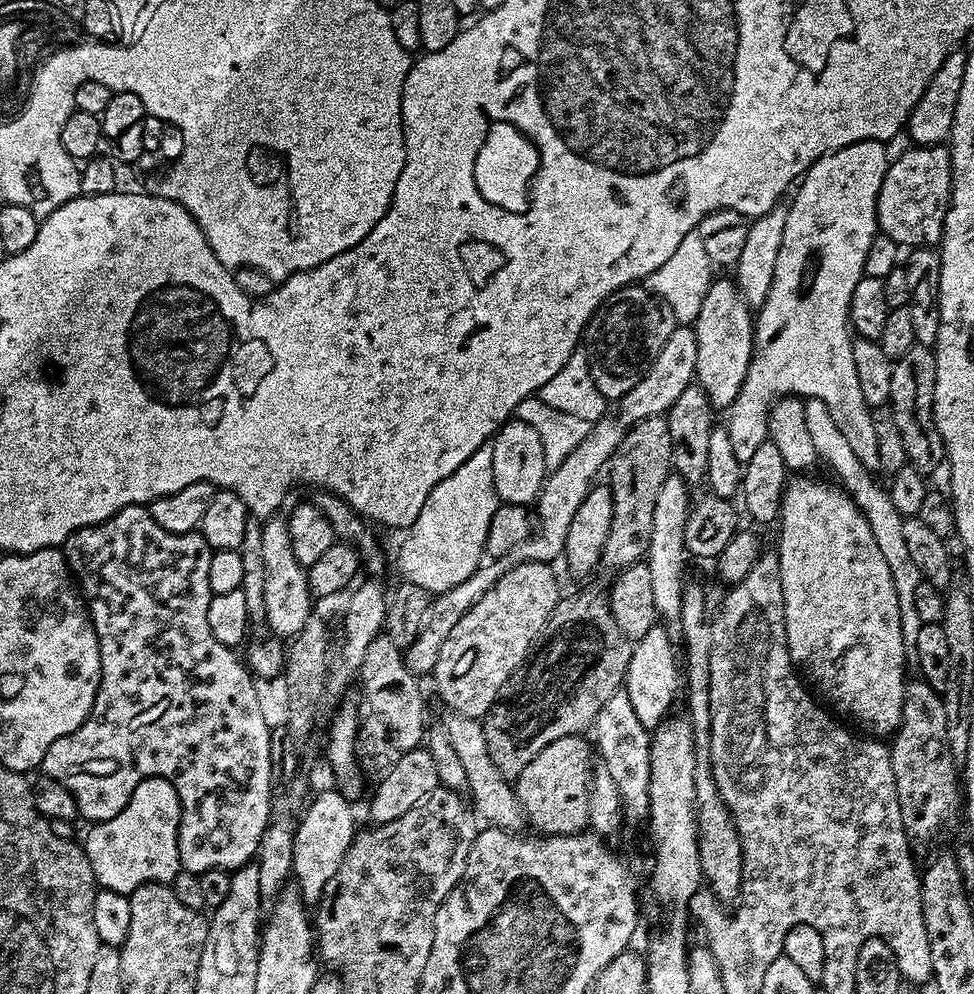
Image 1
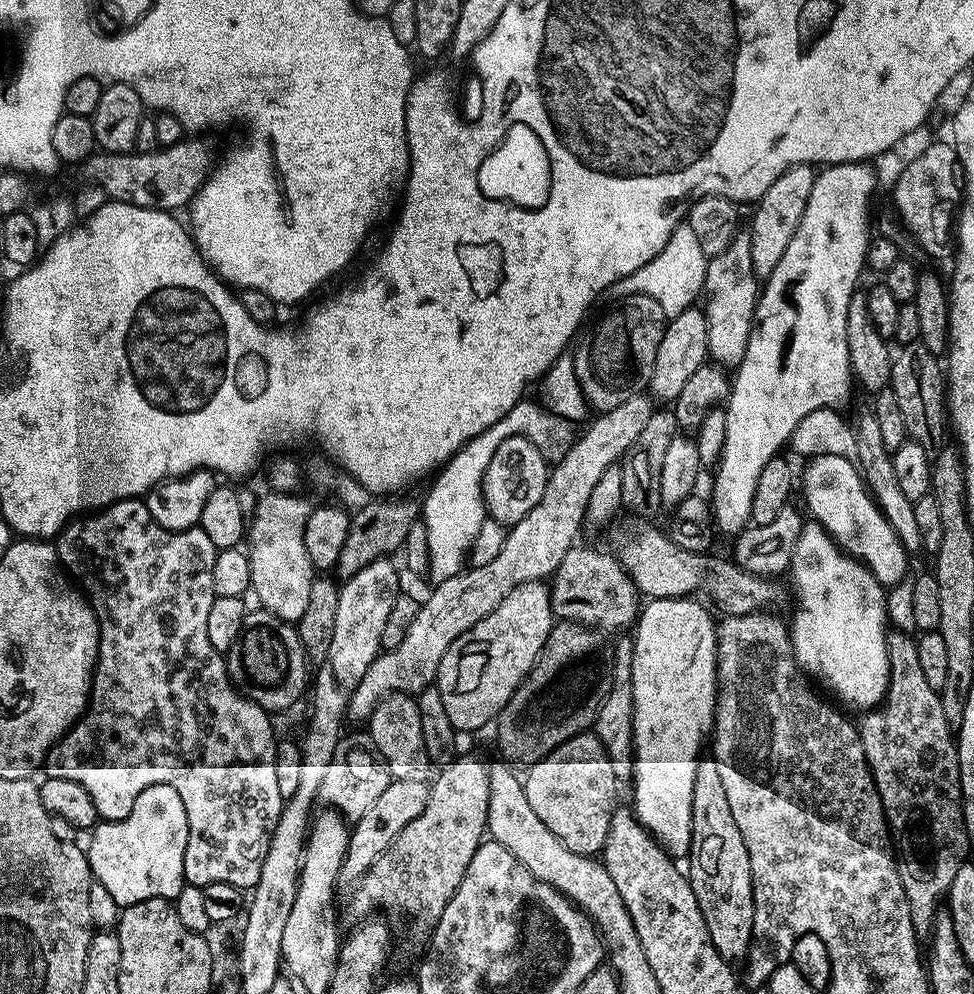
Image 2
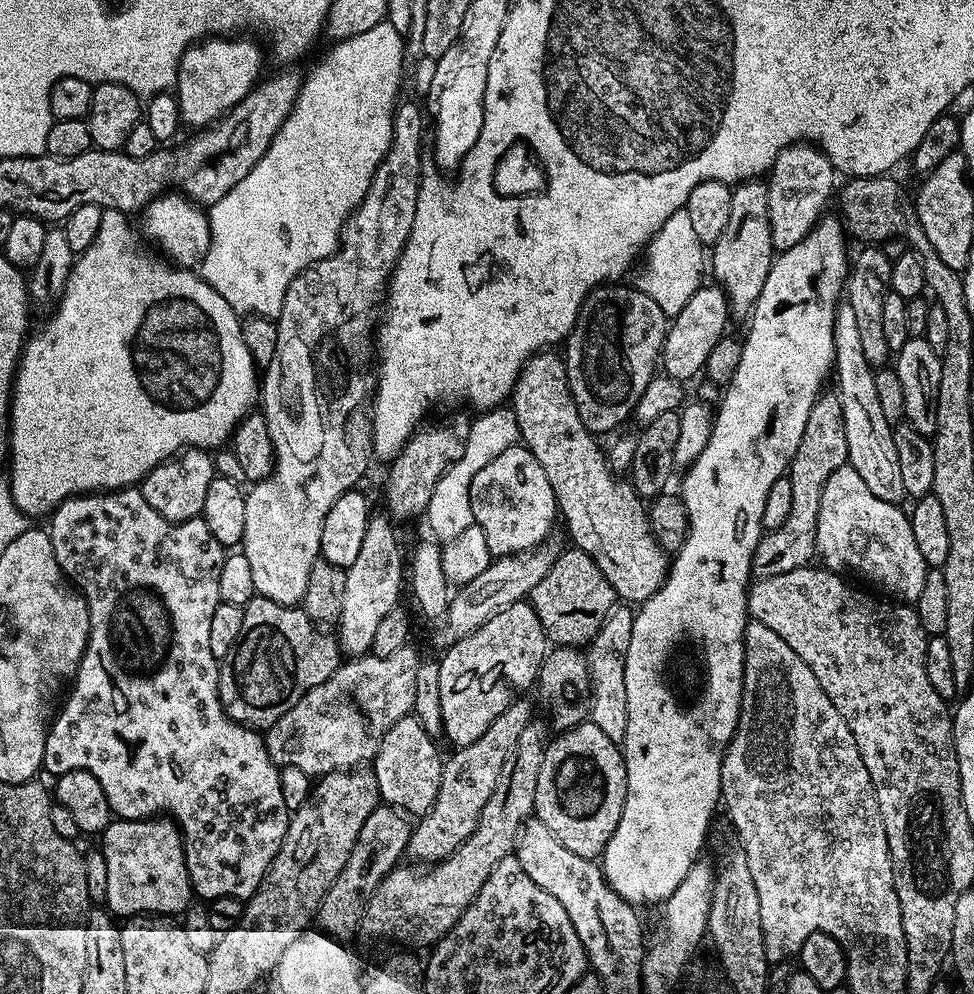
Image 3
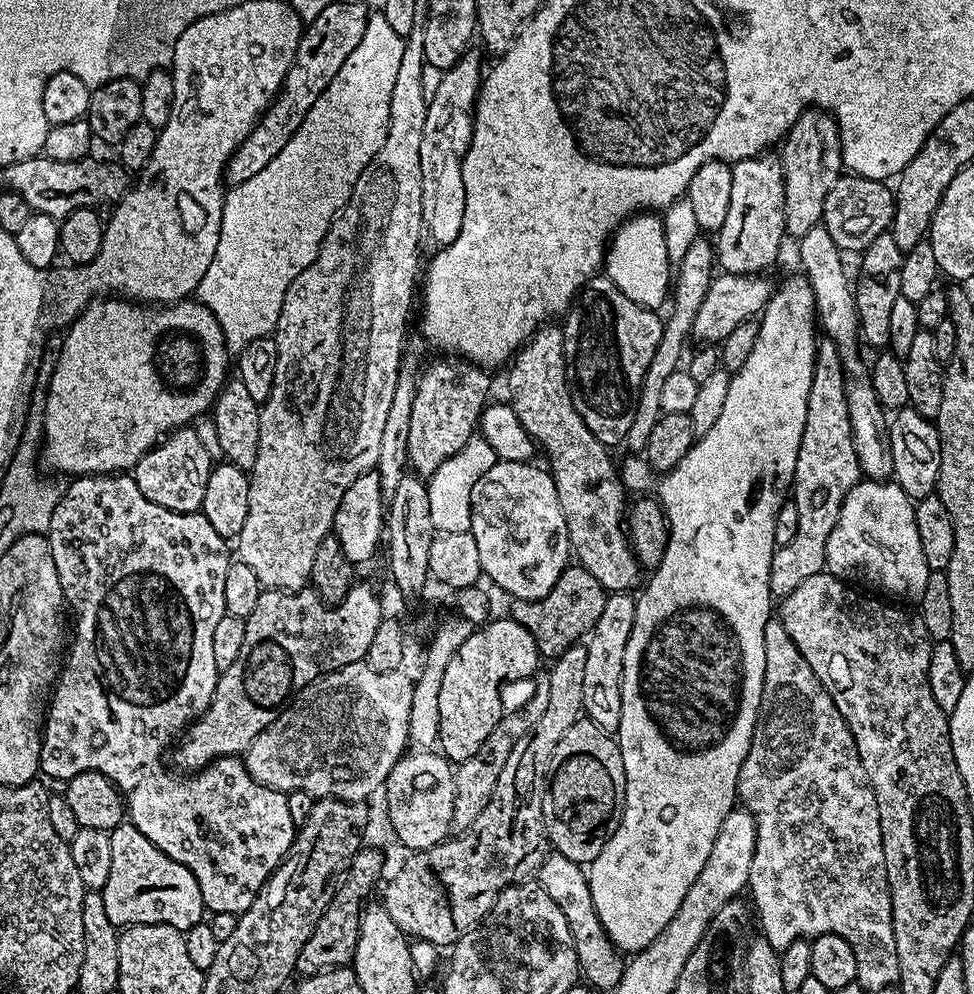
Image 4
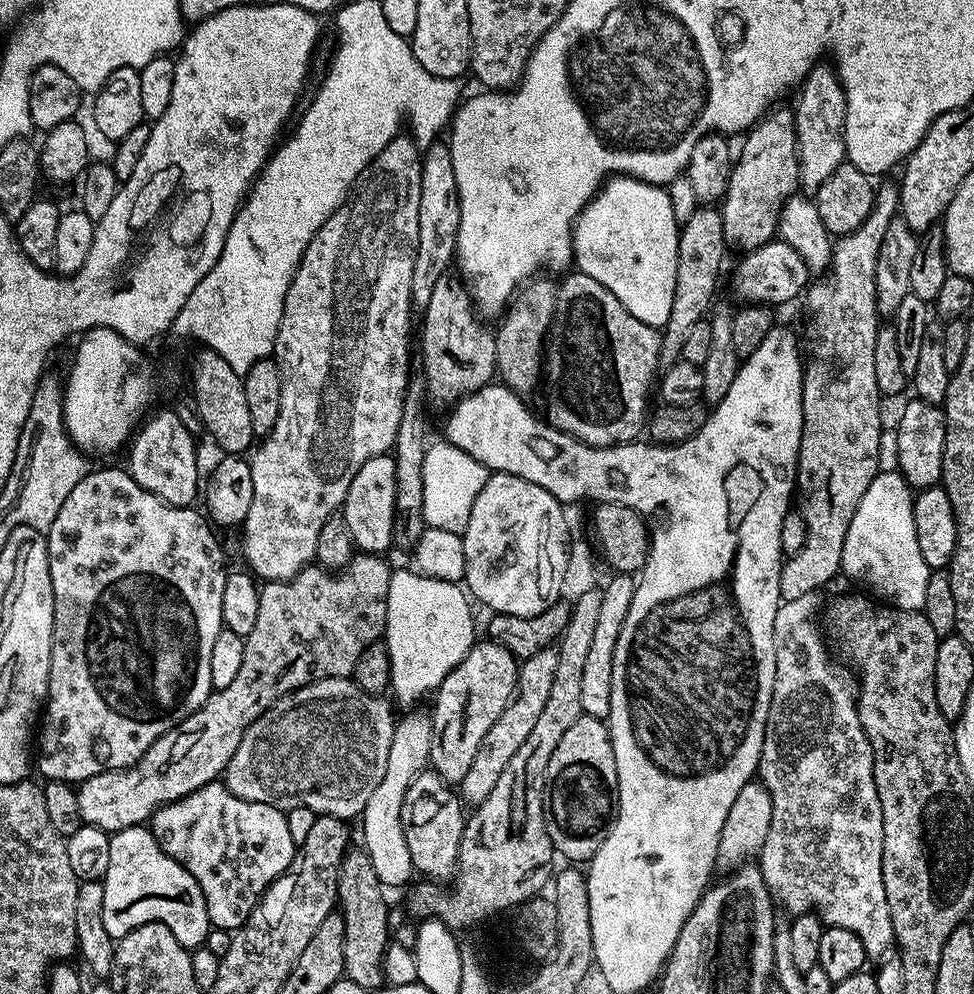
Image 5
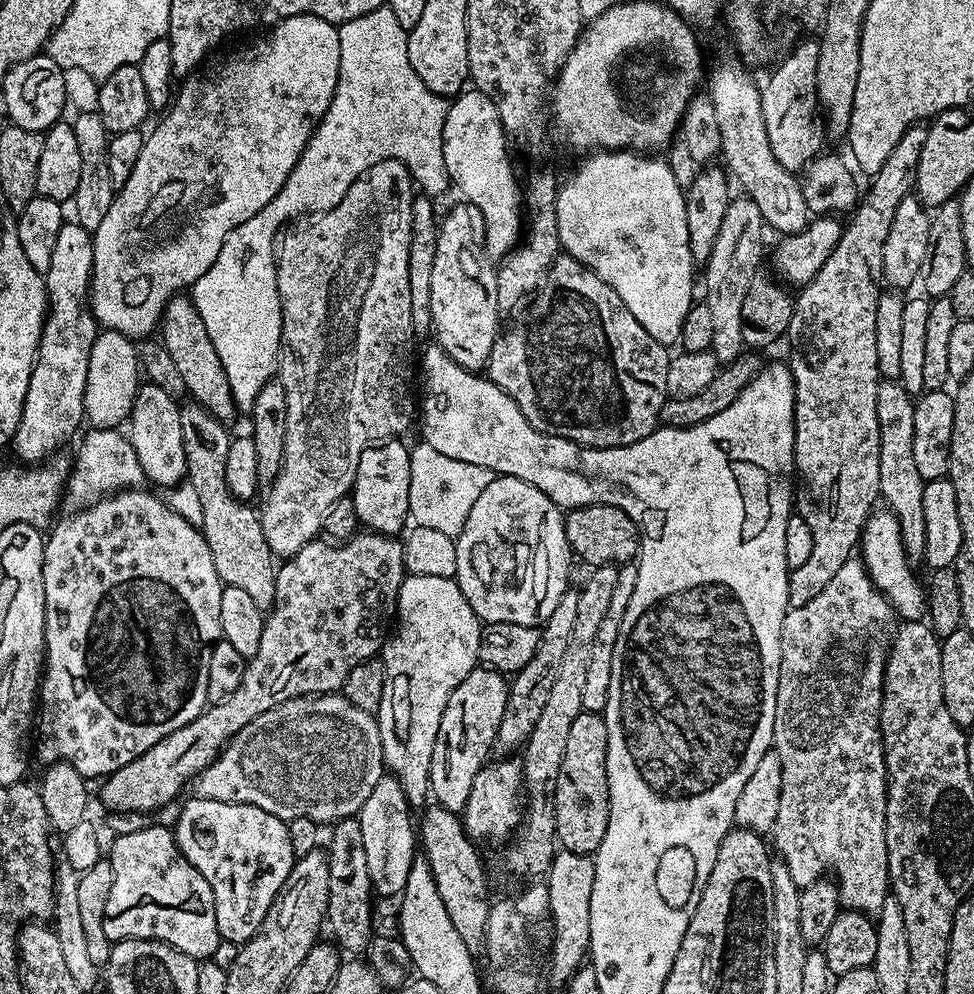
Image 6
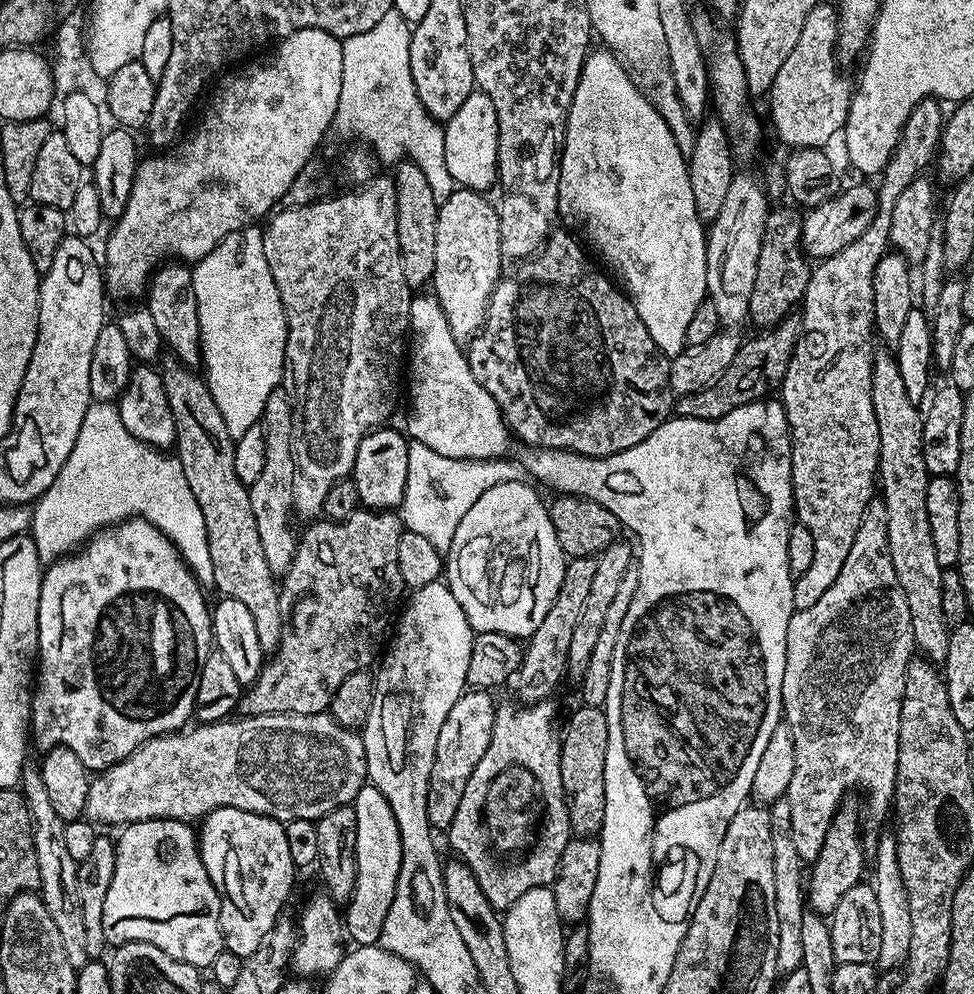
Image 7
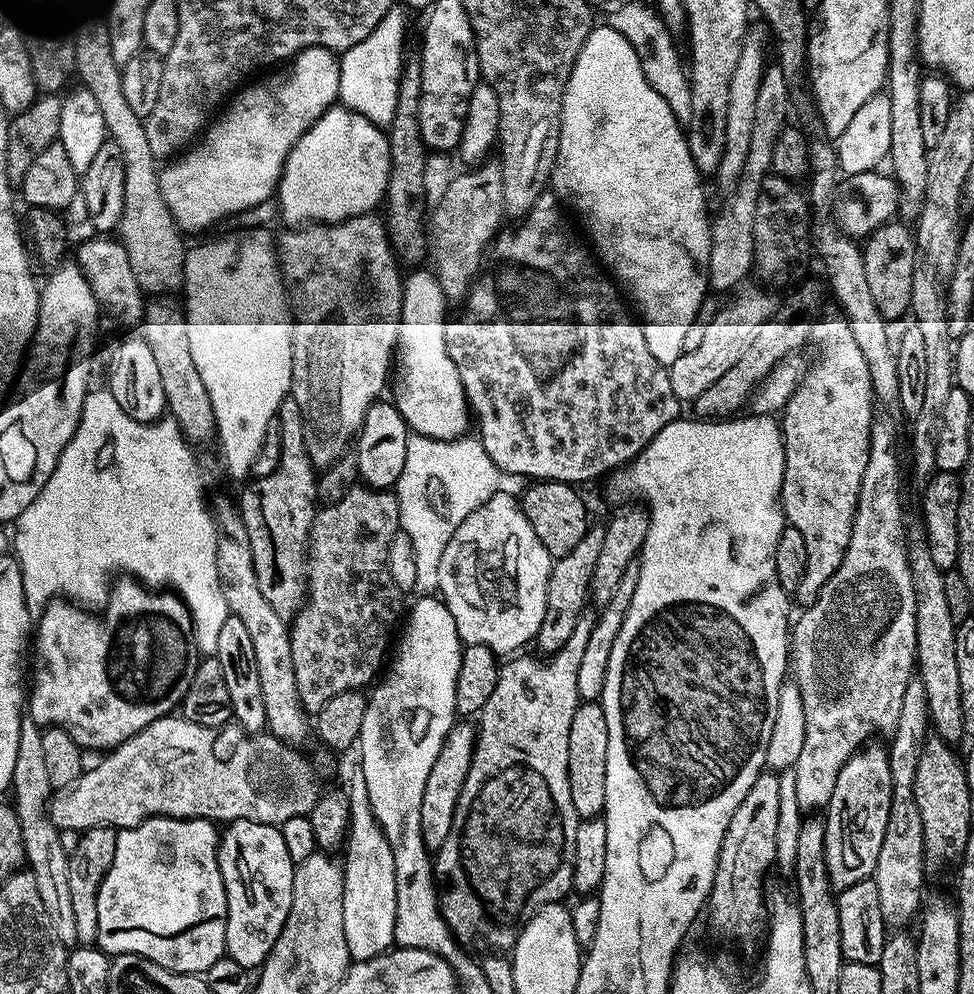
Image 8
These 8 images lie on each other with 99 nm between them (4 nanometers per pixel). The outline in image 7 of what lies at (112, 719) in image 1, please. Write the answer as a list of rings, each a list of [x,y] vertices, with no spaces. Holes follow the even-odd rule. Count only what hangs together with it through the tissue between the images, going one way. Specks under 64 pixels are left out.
[[[129,518],[118,524],[110,524],[100,531],[92,533],[83,545],[67,556],[51,561],[43,569],[40,578],[40,601],[38,602],[38,679],[32,693],[32,719],[30,736],[33,741],[41,740],[45,749],[54,747],[69,748],[78,754],[82,766],[99,774],[104,769],[125,760],[138,746],[155,736],[167,736],[183,729],[193,719],[196,711],[198,678],[209,652],[213,651],[212,614],[209,601],[204,601],[205,589],[187,562],[180,556],[180,551],[172,544],[172,539],[162,530],[158,530],[149,520]],[[219,808],[208,813],[203,817],[202,823],[198,828],[198,843],[200,846],[200,857],[206,866],[206,874],[210,878],[210,882],[216,888],[216,892],[220,895],[220,929],[222,930],[222,938],[224,939],[224,947],[232,951],[240,957],[246,957],[254,954],[254,950],[258,950],[259,943],[262,938],[266,938],[266,934],[270,934],[270,930],[276,921],[281,919],[284,903],[288,900],[288,895],[292,892],[292,879],[298,875],[298,869],[295,862],[290,858],[290,845],[286,843],[286,834],[284,833],[284,824],[279,820],[263,816],[262,814],[254,814],[246,810],[238,810],[237,808]]]

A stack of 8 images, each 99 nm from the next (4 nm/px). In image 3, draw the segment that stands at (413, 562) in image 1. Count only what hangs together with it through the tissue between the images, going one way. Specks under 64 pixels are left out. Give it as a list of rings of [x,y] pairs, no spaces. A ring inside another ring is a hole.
[[[501,406],[491,410],[484,410],[480,416],[470,423],[470,434],[466,438],[466,450],[462,450],[462,458],[454,462],[442,474],[438,486],[434,486],[434,498],[430,498],[430,506],[426,513],[426,521],[432,527],[431,535],[437,541],[443,542],[452,538],[458,538],[462,530],[466,530],[474,523],[470,510],[470,482],[474,482],[474,474],[482,470],[502,454],[502,450],[515,448],[521,443],[518,422],[514,418],[511,407]]]

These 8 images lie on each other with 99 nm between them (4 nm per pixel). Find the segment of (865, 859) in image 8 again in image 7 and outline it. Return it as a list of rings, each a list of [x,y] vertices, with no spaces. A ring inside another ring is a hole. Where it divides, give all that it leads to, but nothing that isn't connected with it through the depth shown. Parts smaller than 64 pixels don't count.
[[[852,798],[845,799],[840,805],[839,810],[834,814],[830,830],[826,832],[826,842],[822,842],[822,850],[818,854],[818,858],[811,861],[810,871],[806,876],[806,904],[811,911],[818,913],[819,916],[828,918],[834,910],[838,910],[838,902],[846,895],[846,890],[850,890],[858,883],[861,883],[863,874],[866,872],[866,862],[864,866],[864,855],[866,849],[862,839],[862,827],[860,828],[860,820],[862,824],[862,808],[852,801]]]

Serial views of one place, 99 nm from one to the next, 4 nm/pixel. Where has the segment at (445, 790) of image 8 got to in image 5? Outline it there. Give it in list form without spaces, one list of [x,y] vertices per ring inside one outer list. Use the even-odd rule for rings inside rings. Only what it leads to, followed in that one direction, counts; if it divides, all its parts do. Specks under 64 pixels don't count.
[[[485,639],[472,645],[466,658],[462,658],[462,662],[436,689],[434,693],[436,705],[430,708],[433,738],[429,758],[431,771],[443,778],[445,784],[456,786],[462,778],[466,778],[466,770],[470,770],[470,762],[474,762],[474,754],[478,754],[478,746],[482,746],[486,730],[490,730],[490,726],[498,722],[498,714],[506,710],[508,701],[515,693],[517,671],[518,661],[510,654],[510,650],[498,646],[493,640]]]

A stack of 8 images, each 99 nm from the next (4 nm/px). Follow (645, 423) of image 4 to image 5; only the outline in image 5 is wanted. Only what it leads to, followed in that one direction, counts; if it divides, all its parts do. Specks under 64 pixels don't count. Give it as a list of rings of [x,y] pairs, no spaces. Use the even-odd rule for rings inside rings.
[[[697,206],[694,214],[680,225],[678,238],[678,278],[674,284],[674,306],[670,318],[660,332],[660,363],[667,366],[680,359],[686,338],[700,320],[713,311],[712,299],[720,284],[720,271],[724,268],[724,251],[730,245],[724,238],[724,214],[716,206]],[[709,311],[709,312],[708,312]],[[708,312],[708,313],[707,313]]]

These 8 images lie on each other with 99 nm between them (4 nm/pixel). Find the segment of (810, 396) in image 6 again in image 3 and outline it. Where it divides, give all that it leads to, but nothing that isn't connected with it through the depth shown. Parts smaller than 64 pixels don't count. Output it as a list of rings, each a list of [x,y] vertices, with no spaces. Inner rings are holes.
[[[821,391],[814,406],[810,406],[810,418],[806,418],[806,430],[802,430],[802,442],[798,442],[798,450],[790,465],[790,479],[794,486],[794,506],[790,510],[790,518],[786,518],[786,522],[782,522],[782,526],[778,526],[778,530],[765,532],[754,550],[752,571],[757,577],[786,574],[786,570],[805,567],[811,561],[808,559],[817,555],[816,527],[818,526],[818,506],[822,502],[822,490],[826,486],[830,474],[834,474],[834,470],[838,470],[842,465],[848,463],[846,430],[842,422],[840,398],[835,391],[828,391]]]

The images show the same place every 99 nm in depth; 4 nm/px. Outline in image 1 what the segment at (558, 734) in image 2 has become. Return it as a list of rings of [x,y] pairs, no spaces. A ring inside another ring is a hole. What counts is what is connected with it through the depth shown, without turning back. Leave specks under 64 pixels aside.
[[[580,592],[577,596],[565,595],[560,599],[544,631],[540,633],[534,651],[505,684],[492,709],[482,717],[486,750],[490,750],[490,759],[494,766],[498,766],[499,773],[509,782],[514,782],[518,774],[530,766],[538,750],[550,742],[558,742],[558,738],[587,733],[594,718],[598,718],[598,710],[606,706],[606,698],[621,691],[628,675],[633,647],[633,641],[625,638],[622,630],[618,630],[618,622],[614,622],[614,614],[605,593]]]

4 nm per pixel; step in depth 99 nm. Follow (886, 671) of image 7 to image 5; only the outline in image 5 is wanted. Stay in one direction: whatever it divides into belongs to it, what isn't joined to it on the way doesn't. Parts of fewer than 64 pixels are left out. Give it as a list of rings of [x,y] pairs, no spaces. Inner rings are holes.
[[[814,592],[802,594],[802,598],[783,601],[778,614],[774,614],[774,654],[776,655],[774,694],[770,698],[770,714],[766,718],[766,730],[764,731],[760,767],[758,769],[759,783],[763,784],[765,790],[770,794],[772,817],[770,818],[770,834],[766,834],[766,842],[762,846],[758,857],[758,867],[773,901],[781,909],[784,907],[789,912],[789,917],[793,918],[807,912],[815,912],[825,925],[856,932],[869,958],[880,958],[894,944],[894,926],[890,922],[890,902],[886,902],[886,886],[882,882],[882,842],[884,841],[882,802],[878,802],[878,790],[874,786],[874,754],[872,753],[872,747],[862,730],[860,716],[856,713],[857,685],[851,675],[849,675],[850,677],[843,676],[832,665],[832,660],[828,657],[829,645],[822,635],[821,625],[820,628],[816,625],[816,616],[818,620],[818,613],[822,608],[822,600],[820,604],[820,598]]]

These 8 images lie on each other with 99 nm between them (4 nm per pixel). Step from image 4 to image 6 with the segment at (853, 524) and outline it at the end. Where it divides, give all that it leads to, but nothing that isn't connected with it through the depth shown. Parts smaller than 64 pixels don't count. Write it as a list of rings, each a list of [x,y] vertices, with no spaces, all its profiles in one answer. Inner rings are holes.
[[[887,510],[873,511],[864,524],[858,545],[866,570],[876,589],[892,603],[892,608],[901,621],[924,620],[928,614],[928,598],[925,585],[916,577],[913,561],[909,560],[902,546],[902,530],[898,518]]]

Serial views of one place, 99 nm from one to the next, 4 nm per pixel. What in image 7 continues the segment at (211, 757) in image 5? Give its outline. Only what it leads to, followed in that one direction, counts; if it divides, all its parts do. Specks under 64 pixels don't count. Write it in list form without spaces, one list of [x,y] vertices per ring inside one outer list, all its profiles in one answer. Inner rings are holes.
[[[357,510],[345,520],[320,518],[309,524],[312,525],[305,532],[299,533],[294,558],[278,584],[284,615],[282,642],[271,653],[256,681],[247,685],[241,695],[238,701],[241,717],[265,716],[275,712],[328,712],[332,707],[334,690],[342,686],[343,680],[355,672],[371,669],[377,663],[378,653],[385,643],[384,631],[387,628],[389,631],[394,613],[405,595],[402,570],[398,570],[398,542],[406,529],[403,519],[395,511]]]

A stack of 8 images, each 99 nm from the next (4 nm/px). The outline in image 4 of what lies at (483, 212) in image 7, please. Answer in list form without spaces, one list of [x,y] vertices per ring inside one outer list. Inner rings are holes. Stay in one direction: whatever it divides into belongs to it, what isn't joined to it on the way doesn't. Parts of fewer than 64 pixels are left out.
[[[459,358],[436,359],[440,360],[428,364],[419,373],[406,445],[407,467],[421,478],[431,478],[446,458],[454,458],[454,454],[470,442],[489,403],[488,391],[492,388],[492,380],[488,377],[491,375],[478,365]]]

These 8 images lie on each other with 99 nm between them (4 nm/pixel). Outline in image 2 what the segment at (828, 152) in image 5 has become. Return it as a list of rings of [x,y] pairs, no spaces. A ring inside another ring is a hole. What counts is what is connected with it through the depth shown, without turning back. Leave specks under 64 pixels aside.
[[[795,164],[782,174],[762,194],[760,200],[755,201],[756,213],[752,216],[750,229],[750,258],[754,262],[757,277],[767,278],[774,274],[774,266],[782,254],[786,254],[786,246],[790,246],[790,238],[794,238],[794,230],[798,230],[798,222],[802,222],[802,214],[806,214],[806,202],[810,202],[810,190],[814,190],[817,169],[810,164]]]

